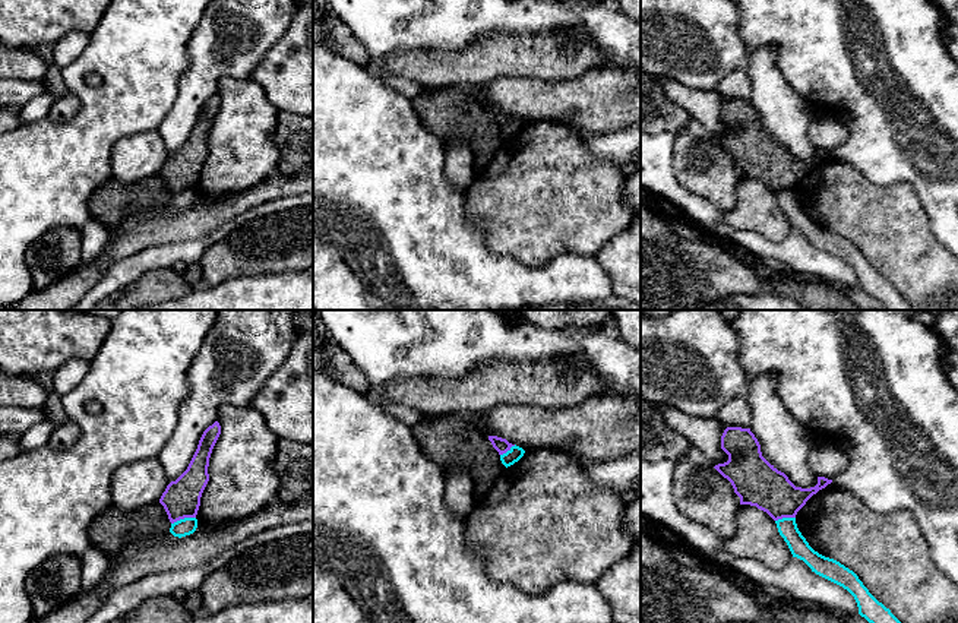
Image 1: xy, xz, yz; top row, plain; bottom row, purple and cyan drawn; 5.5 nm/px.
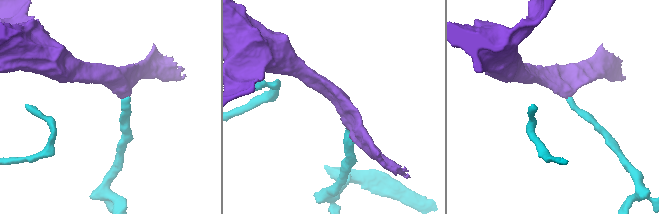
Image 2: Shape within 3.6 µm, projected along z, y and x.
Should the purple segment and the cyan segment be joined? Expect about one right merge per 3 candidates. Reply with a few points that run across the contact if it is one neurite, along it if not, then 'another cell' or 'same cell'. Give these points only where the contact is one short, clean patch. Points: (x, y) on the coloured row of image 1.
line xy (195, 516), (186, 516), (171, 524); another cell

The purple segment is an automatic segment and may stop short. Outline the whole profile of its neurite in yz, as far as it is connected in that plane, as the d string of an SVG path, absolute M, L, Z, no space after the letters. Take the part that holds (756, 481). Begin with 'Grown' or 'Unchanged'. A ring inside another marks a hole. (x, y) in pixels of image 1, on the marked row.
Unchanged. M727 427L721 436L721 449L728 461L714 468L731 483L740 505L756 506L774 521L796 518L813 494L832 483L818 477L815 487L796 487L762 456L761 445L750 428Z

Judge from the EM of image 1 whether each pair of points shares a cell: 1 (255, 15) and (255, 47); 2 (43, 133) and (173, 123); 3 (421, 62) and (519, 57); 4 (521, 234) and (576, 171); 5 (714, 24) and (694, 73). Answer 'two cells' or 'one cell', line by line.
1: one cell
2: two cells
3: one cell
4: one cell
5: one cell

